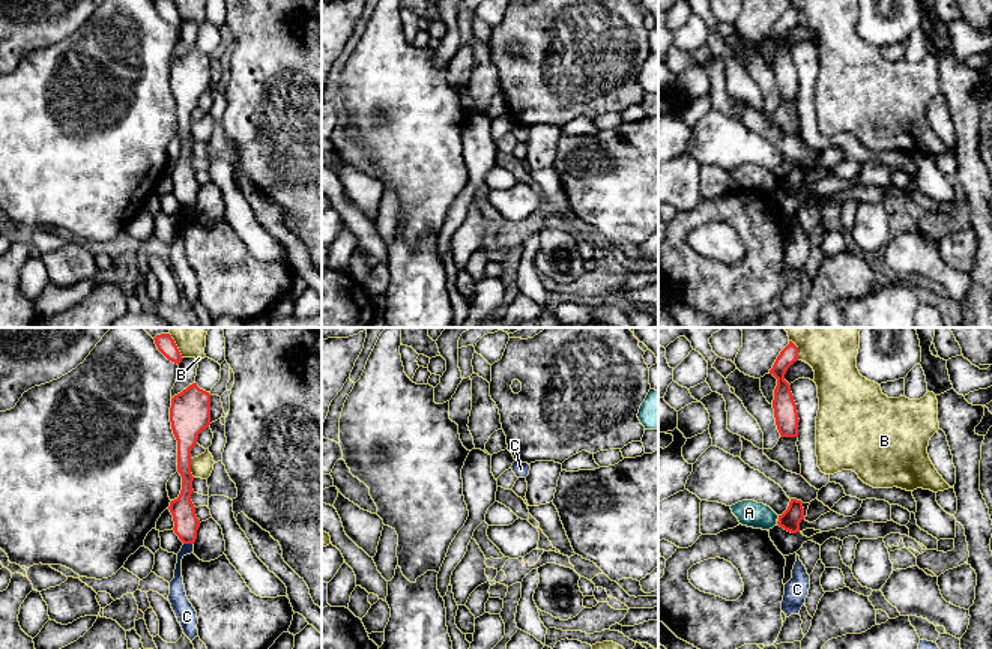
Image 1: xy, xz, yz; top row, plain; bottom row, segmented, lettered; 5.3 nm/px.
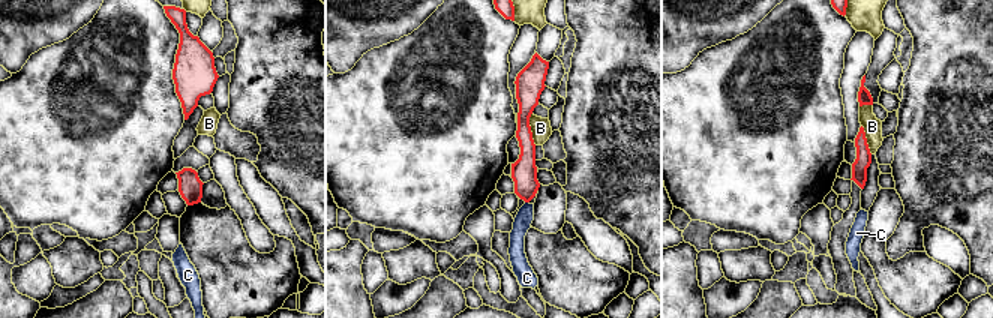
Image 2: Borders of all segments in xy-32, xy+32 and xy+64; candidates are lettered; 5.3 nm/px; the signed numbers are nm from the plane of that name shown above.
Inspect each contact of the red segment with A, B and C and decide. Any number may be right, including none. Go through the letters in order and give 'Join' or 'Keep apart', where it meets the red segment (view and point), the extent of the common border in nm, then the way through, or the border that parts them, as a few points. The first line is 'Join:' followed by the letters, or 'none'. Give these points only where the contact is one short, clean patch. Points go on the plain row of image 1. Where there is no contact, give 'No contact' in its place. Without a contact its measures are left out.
Join: none
A: Keep apart. No contact
B: Keep apart. Touches red at xy (190, 131). Shared border 110 nm
C: Keep apart. Touches red at xy (188, 206). Shared border 60 nm. Boundary: xy (184, 206), (193, 208)

